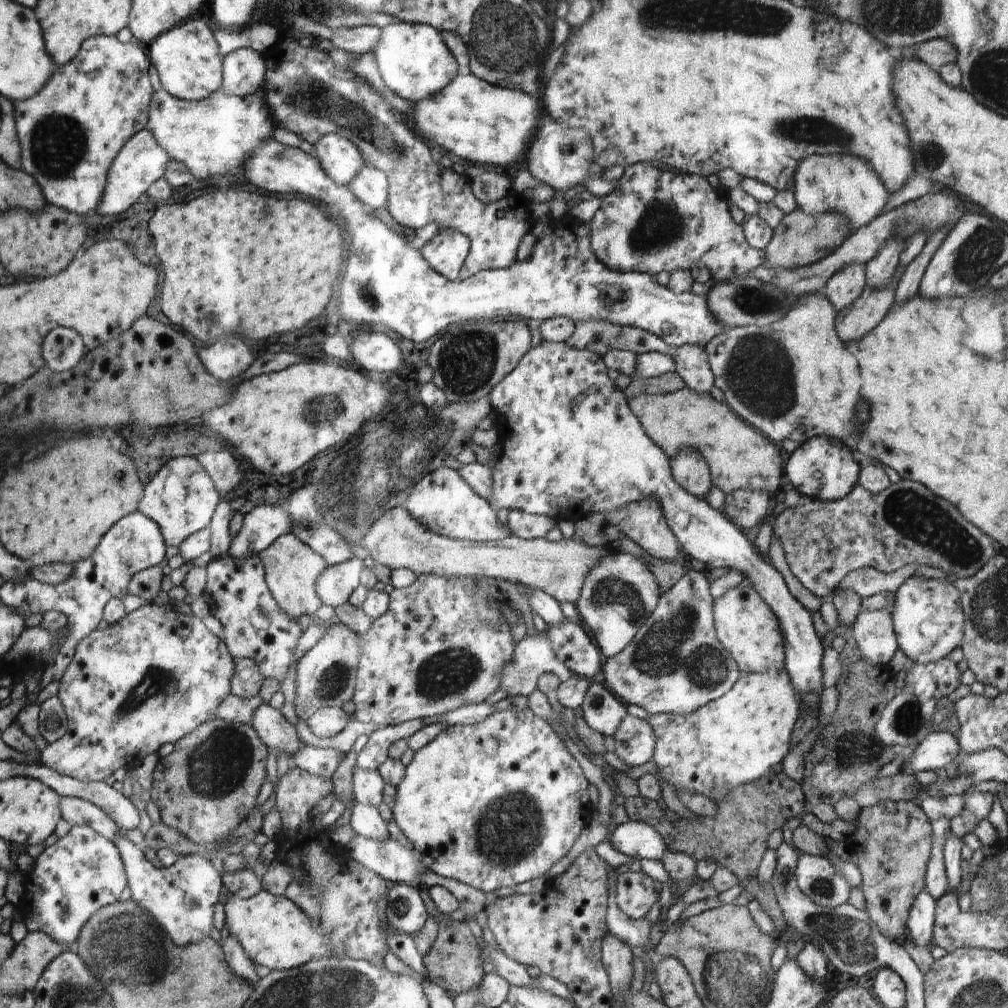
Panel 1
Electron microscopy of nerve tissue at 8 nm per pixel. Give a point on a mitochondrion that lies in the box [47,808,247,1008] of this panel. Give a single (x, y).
(127, 948)

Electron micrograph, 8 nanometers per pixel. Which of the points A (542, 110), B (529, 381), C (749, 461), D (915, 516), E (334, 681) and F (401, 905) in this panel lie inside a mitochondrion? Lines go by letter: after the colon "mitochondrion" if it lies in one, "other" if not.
A: other
B: other
C: other
D: mitochondrion
E: mitochondrion
F: mitochondrion

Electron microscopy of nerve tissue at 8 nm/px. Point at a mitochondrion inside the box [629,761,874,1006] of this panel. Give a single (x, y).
(824, 886)

